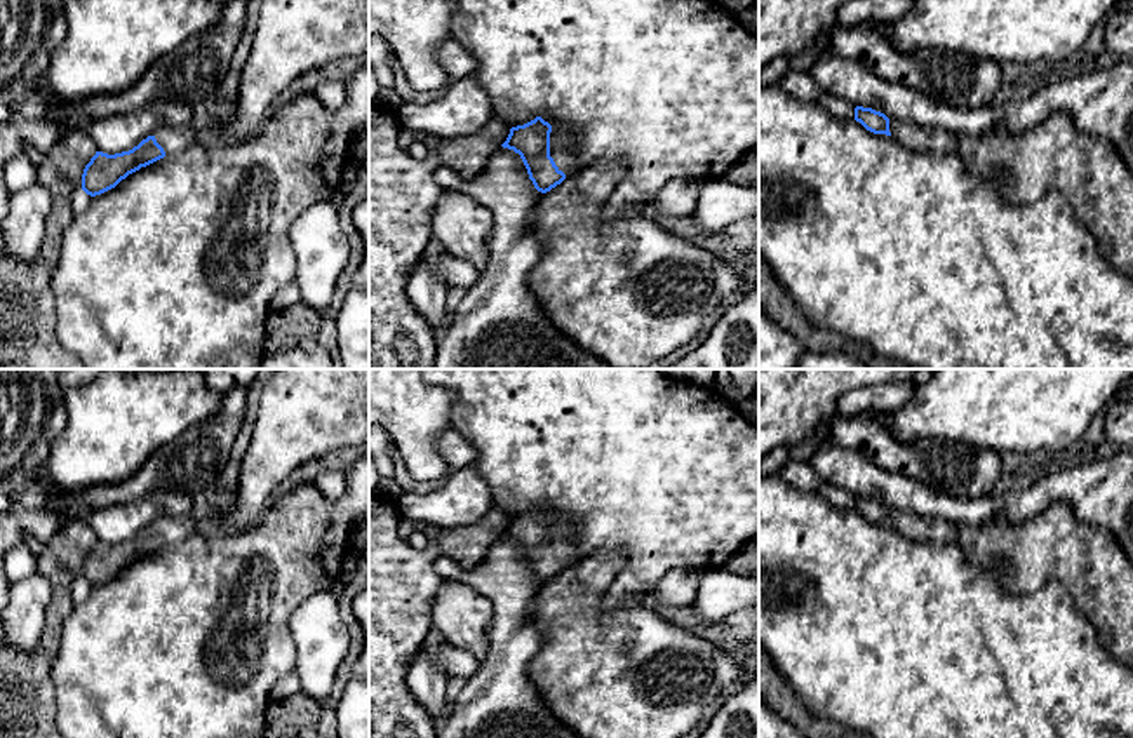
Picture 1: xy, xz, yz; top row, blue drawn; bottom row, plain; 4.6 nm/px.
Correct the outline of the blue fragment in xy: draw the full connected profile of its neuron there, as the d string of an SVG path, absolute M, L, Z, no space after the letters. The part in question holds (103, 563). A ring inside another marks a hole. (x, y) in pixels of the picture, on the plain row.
M191 515L160 517L153 526L143 529L129 541L108 545L96 541L82 564L82 580L101 585L115 578L129 564L160 548L172 547L197 533L197 520Z

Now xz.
M536 507L512 517L501 536L520 545L534 578L546 583L576 562L574 533L567 519L553 519Z

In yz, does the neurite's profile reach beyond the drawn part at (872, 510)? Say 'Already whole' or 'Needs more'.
Needs more

